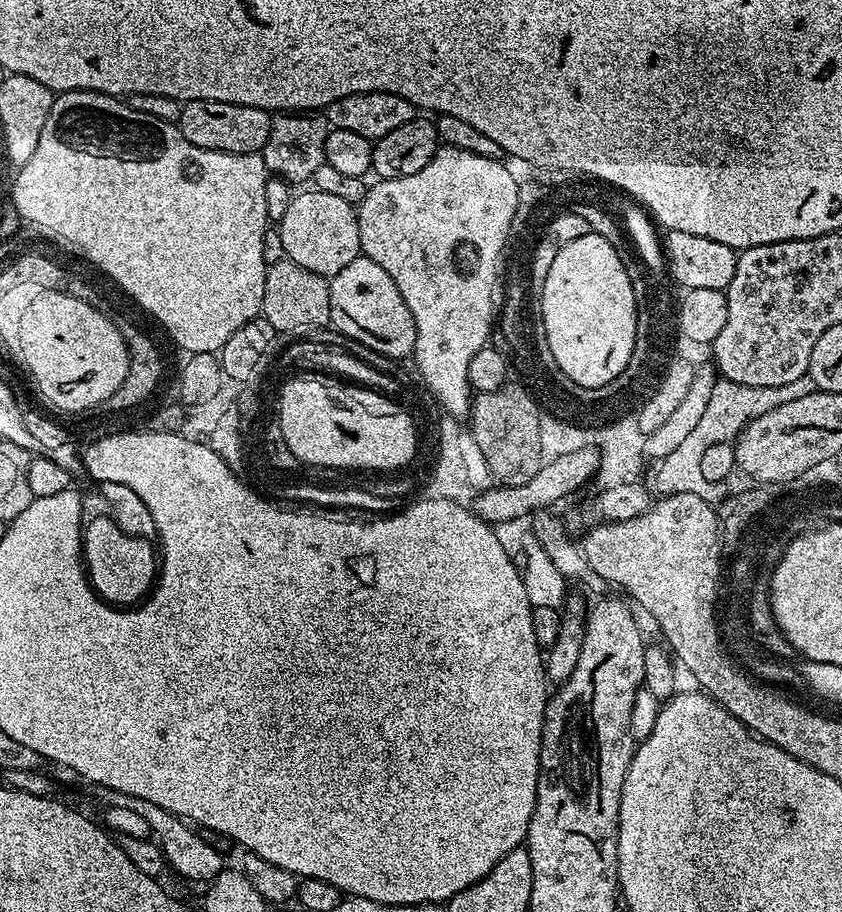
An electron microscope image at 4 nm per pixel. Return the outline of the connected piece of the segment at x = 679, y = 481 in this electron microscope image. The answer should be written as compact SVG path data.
M809 375L798 378L786 386L746 386L723 378L717 379L706 414L699 419L698 426L679 443L676 450L659 461L657 468L660 469L656 472L655 491L660 496L703 493L706 485L702 478L700 463L702 454L706 454L710 446L732 444L740 431L754 418L762 418L762 414L770 414L770 410L784 405L785 402L794 402L794 398L806 398L806 394L815 391L817 386Z

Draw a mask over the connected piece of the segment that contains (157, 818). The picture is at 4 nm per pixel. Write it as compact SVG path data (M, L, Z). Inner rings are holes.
M95 787L94 794L101 807L125 807L126 810L137 812L147 822L153 839L160 845L167 863L188 880L209 883L216 879L218 873L224 870L225 864L221 854L204 838L197 829L179 816L170 814L168 810L149 802L144 798L134 798L122 791L110 790L109 787ZM200 834L200 835L199 835Z

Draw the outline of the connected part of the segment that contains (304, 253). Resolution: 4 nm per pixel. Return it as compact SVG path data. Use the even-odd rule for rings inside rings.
M297 191L286 208L286 214L282 215L278 223L280 244L287 259L315 274L330 278L361 255L356 208L342 202L342 198L334 198L334 194L307 191Z

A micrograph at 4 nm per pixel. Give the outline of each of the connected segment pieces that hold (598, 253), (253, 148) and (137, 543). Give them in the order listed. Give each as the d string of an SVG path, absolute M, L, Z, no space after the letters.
M592 231L566 242L551 263L542 289L541 320L555 361L579 386L606 386L626 370L636 342L632 282L621 253Z
M186 100L180 110L178 127L186 142L206 150L218 150L230 154L263 153L266 138L270 138L269 109L242 106L217 100Z
M96 516L92 521L83 524L81 523L76 528L76 568L80 568L80 580L84 580L84 588L92 591L93 598L98 602L102 602L102 606L109 610L117 612L117 614L131 614L136 611L141 611L147 608L147 603L151 600L157 600L156 592L160 592L160 584L164 580L164 568L168 565L168 552L164 548L164 532L154 532L154 553L148 552L148 544L140 536L135 536L128 528L123 528L116 520L111 520L108 516Z

